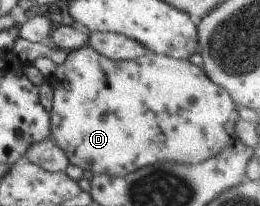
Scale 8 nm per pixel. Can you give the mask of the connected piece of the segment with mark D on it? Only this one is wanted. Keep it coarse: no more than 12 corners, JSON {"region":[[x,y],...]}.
{"region":[[85,44],[45,79],[71,165],[127,175],[237,141],[187,58]]}

